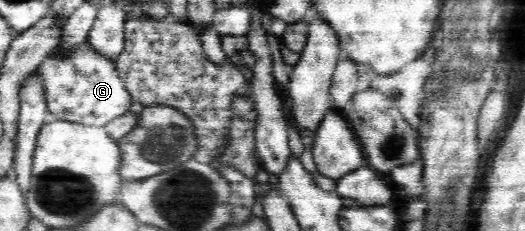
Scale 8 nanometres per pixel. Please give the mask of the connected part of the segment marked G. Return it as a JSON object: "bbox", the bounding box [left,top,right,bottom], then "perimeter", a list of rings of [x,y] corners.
{"bbox":[37,40,133,126],"perimeter":[[[88,40],[59,55],[54,52],[47,56],[38,66],[37,76],[43,80],[48,112],[56,120],[106,126],[117,116],[129,112],[133,103],[115,63],[94,52]]]}

